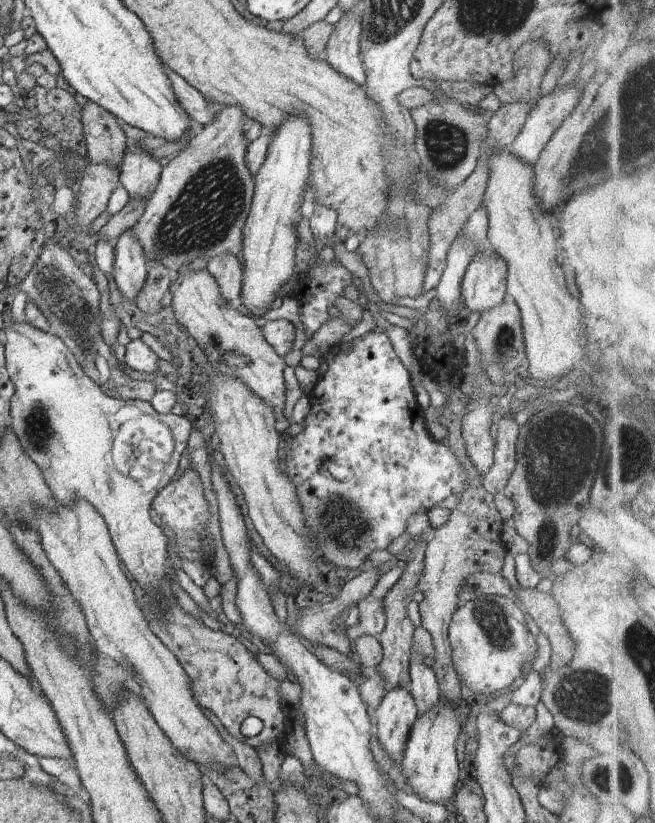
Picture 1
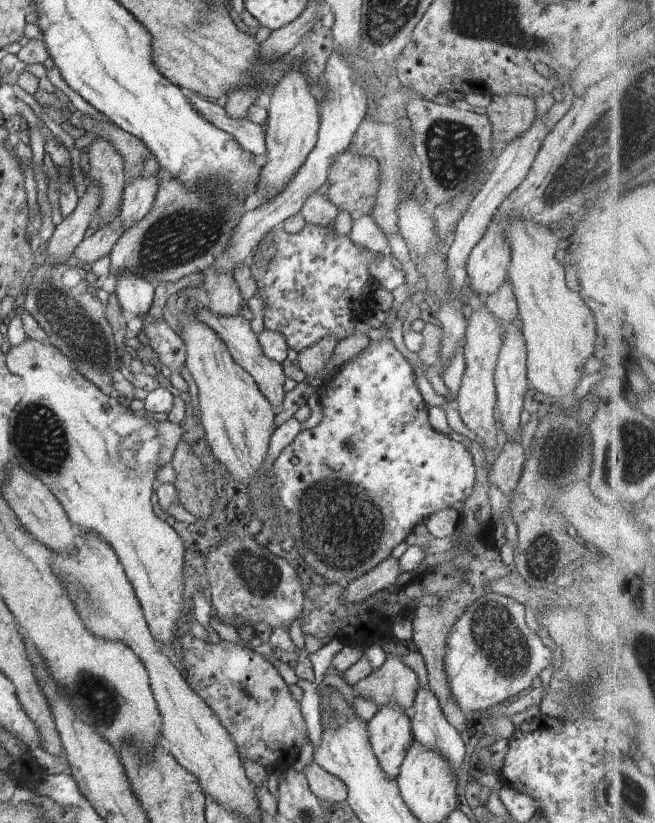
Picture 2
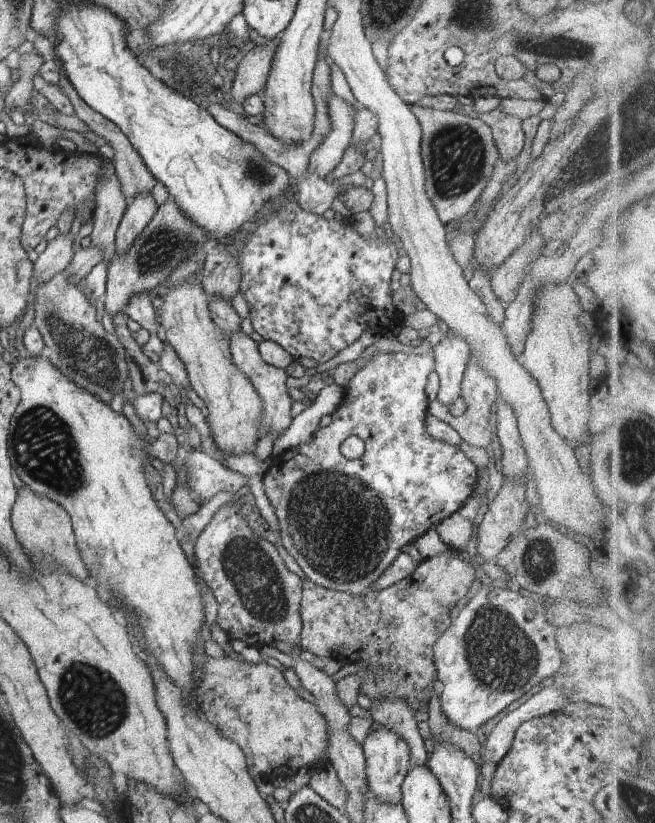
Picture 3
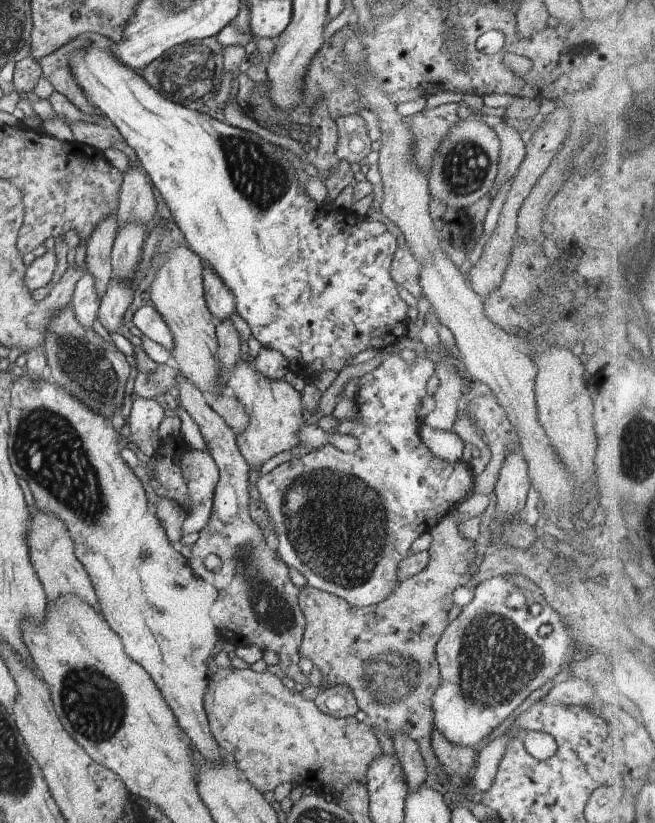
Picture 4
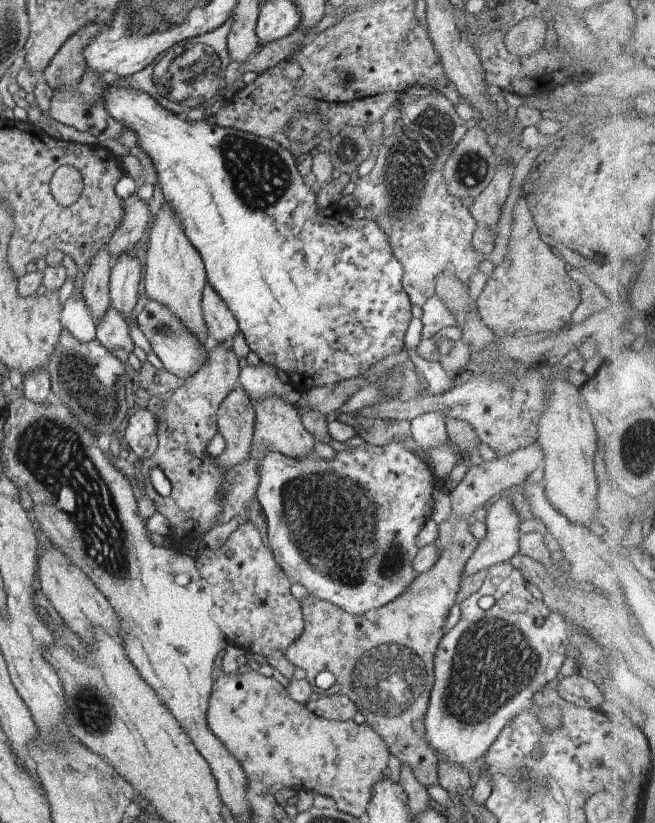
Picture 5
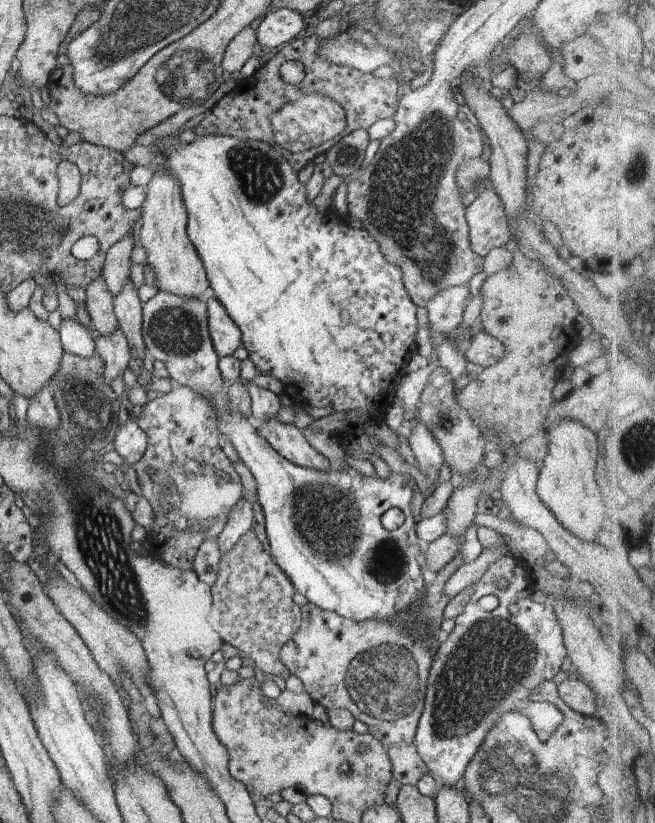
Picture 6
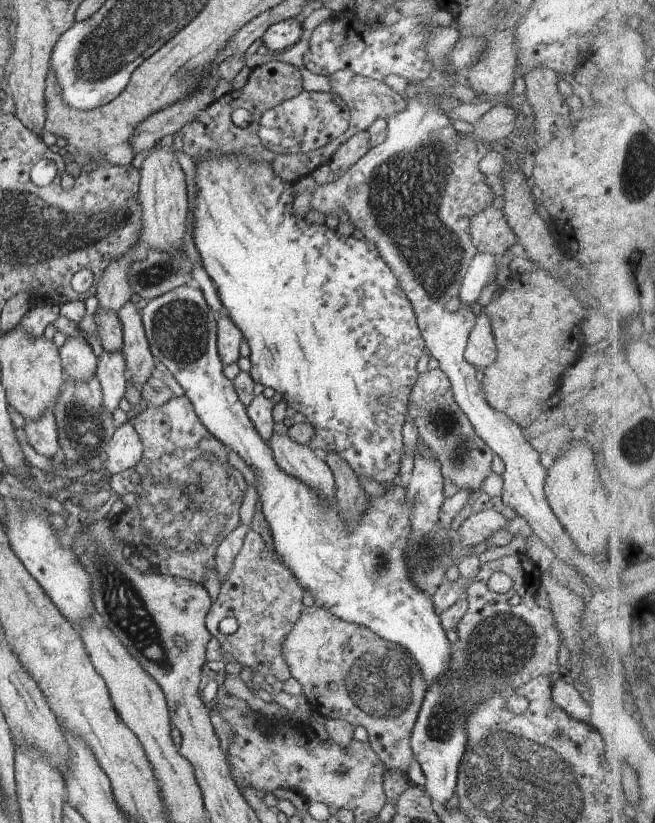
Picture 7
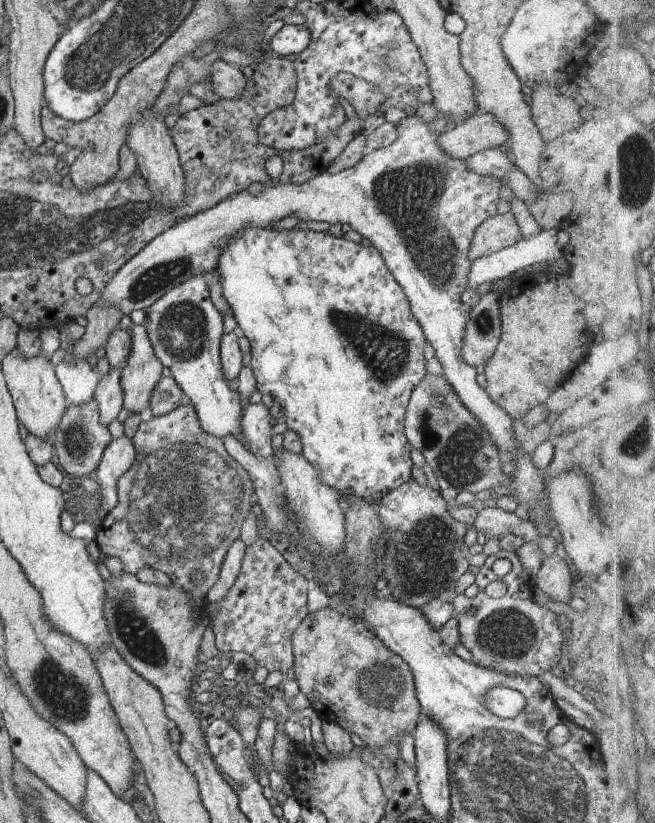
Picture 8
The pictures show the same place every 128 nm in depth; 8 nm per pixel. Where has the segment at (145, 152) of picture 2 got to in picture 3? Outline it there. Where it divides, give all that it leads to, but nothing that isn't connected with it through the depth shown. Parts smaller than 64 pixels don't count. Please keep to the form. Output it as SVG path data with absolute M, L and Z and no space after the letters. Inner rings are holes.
M55 61L60 73L60 86L62 92L70 99L75 109L75 114L85 124L89 130L102 136L104 140L114 149L113 163L115 164L115 173L121 182L121 191L128 201L131 201L136 195L141 192L150 191L156 184L157 180L154 175L145 166L140 153L132 146L132 143L128 140L128 137L117 127L111 120L108 120L105 116L102 116L99 112L96 112L85 100L80 98L76 89L70 84L70 81L65 78L63 71L61 70L61 62Z

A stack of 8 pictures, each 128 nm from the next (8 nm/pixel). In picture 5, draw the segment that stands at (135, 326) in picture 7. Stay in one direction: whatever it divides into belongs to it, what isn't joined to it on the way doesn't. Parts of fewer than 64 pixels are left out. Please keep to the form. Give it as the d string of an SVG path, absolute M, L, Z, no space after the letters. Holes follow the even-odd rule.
M128 251L122 252L113 262L109 276L109 295L111 305L120 311L125 319L130 316L139 298L142 268L136 255L129 256Z

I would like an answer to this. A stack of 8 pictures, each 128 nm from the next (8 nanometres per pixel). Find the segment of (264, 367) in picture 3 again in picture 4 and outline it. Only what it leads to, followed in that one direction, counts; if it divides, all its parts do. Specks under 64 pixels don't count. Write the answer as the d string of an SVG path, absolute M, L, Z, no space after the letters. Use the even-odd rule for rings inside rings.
M250 354L246 360L240 358L240 362L228 374L226 382L229 392L243 405L249 418L247 427L235 436L236 445L250 466L249 472L253 466L257 466L254 469L260 471L262 464L275 454L300 445L297 432L304 422L301 394L284 378L268 378L259 373L253 365L254 359Z

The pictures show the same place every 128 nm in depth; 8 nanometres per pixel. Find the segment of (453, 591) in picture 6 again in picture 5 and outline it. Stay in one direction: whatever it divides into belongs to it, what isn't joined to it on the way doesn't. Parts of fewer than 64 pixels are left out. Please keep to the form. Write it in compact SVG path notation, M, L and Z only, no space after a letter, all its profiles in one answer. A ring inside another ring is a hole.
M501 497L487 510L487 515L484 520L487 530L485 537L479 540L479 545L465 566L465 571L470 575L482 569L488 570L488 568L495 564L504 563L514 557L518 552L521 518L518 516L518 513L516 513L512 498L513 497Z

